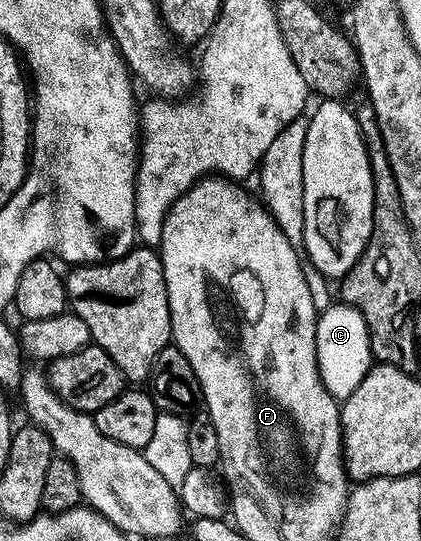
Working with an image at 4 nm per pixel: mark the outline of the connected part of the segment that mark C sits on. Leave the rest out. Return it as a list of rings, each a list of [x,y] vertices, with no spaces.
[[[338,301],[319,314],[316,333],[317,369],[322,384],[334,399],[345,399],[356,395],[364,377],[374,365],[371,353],[370,330],[363,314],[354,306]]]

